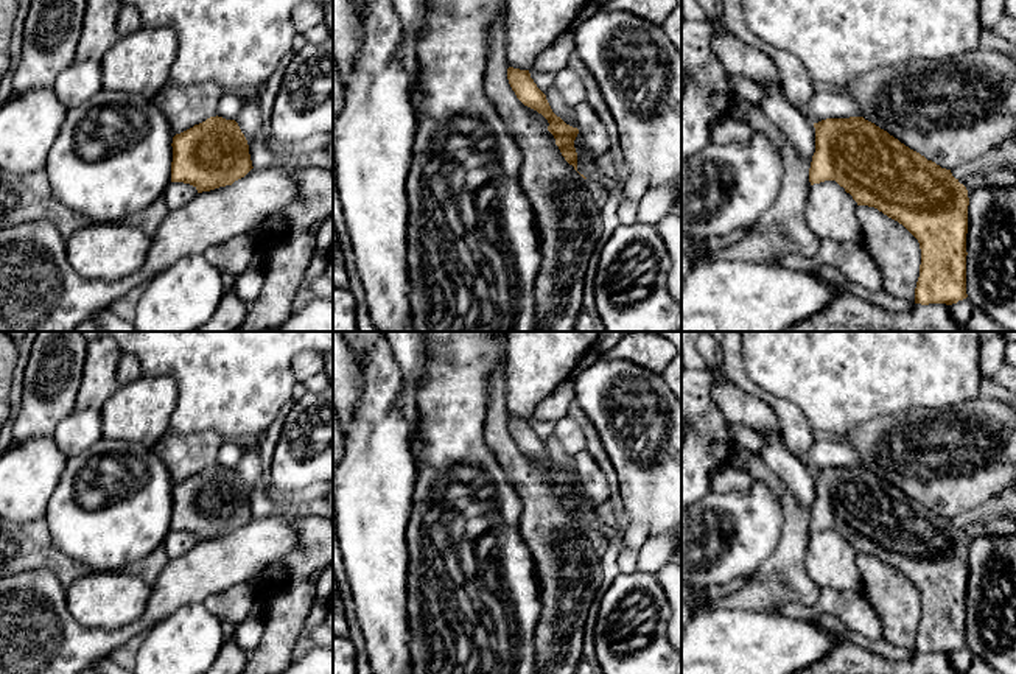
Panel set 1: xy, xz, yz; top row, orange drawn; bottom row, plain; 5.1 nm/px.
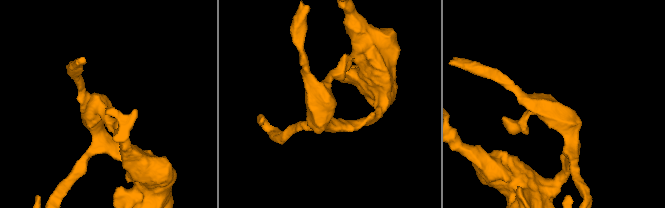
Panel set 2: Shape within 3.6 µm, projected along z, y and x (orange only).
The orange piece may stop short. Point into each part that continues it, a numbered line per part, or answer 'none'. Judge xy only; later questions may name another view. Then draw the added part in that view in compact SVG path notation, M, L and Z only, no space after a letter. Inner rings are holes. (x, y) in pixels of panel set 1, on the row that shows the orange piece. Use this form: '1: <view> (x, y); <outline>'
1: xy (184, 106); M168 82L152 101L166 117L173 134L180 134L194 125L218 115L218 101L224 89L216 82L179 86Z

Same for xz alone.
1: xz (568, 223); M506 11L489 31L484 89L521 151L518 182L535 218L541 263L535 277L535 332L576 332L583 279L602 233L601 209L548 131L548 120L524 106L507 79Z

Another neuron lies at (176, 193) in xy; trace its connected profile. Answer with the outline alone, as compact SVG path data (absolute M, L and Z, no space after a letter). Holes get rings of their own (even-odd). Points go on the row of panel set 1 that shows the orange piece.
M171 182L163 191L163 198L171 207L182 205L193 199L196 195L196 187L184 182Z

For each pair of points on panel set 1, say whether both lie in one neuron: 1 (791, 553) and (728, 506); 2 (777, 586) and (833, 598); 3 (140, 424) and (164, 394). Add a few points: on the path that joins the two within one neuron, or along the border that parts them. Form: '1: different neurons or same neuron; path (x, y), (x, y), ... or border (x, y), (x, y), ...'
1: different neurons; border (781, 506), (780, 540), (767, 558)
2: different neurons; border (822, 590), (812, 604), (783, 604)
3: same neuron; path (142, 416), (156, 402)

